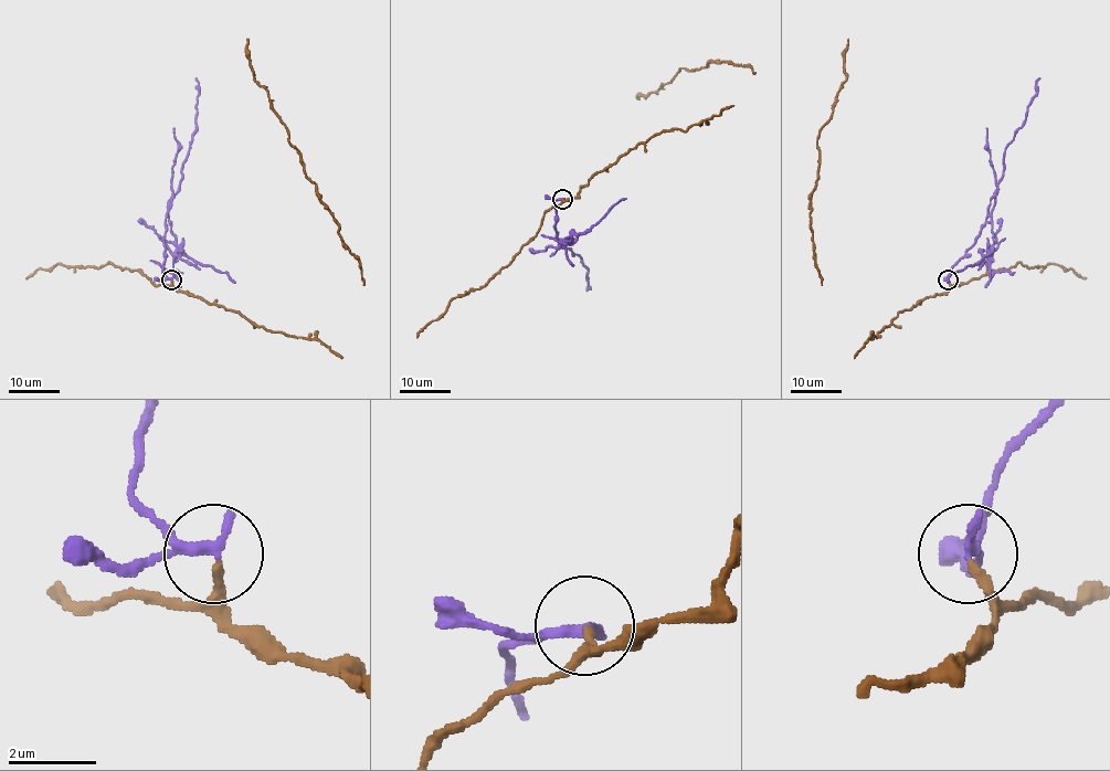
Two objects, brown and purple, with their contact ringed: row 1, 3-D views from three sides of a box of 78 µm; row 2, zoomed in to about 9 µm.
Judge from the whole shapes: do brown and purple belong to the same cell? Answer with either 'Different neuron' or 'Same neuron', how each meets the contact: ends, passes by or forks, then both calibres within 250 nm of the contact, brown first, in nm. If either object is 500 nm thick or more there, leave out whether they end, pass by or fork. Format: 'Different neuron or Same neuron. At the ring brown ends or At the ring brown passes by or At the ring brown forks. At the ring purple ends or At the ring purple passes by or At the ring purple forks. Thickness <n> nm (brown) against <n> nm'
Different neuron. At the ring brown ends. At the ring purple passes by. Thickness 190 nm (brown) against 200 nm

